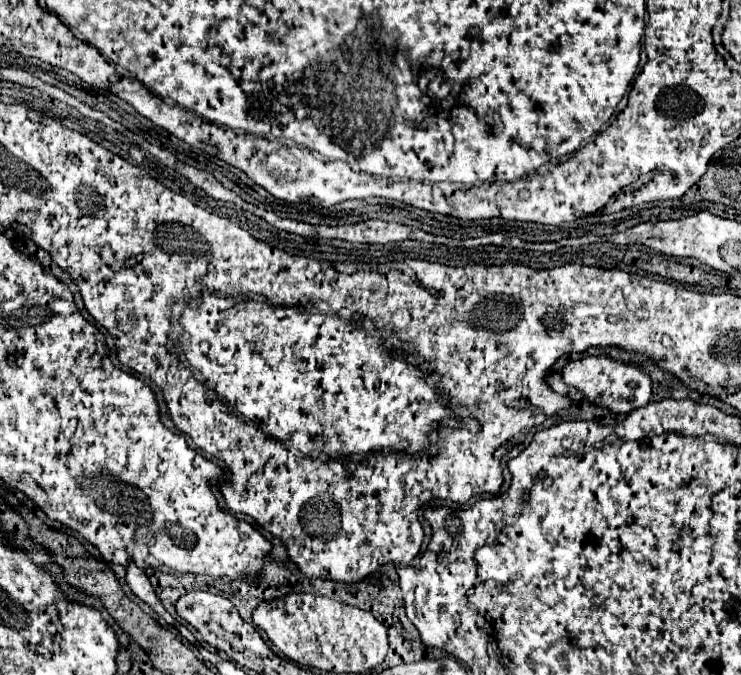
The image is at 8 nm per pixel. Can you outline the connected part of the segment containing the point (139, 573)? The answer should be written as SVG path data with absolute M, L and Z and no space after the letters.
M129 562L129 566L127 566L127 584L129 584L129 588L133 590L133 594L137 598L141 598L143 602L147 602L167 624L171 624L173 616L163 608L163 604L161 604L159 596L155 594L153 586L151 586L151 582L147 578L147 574L135 562Z

